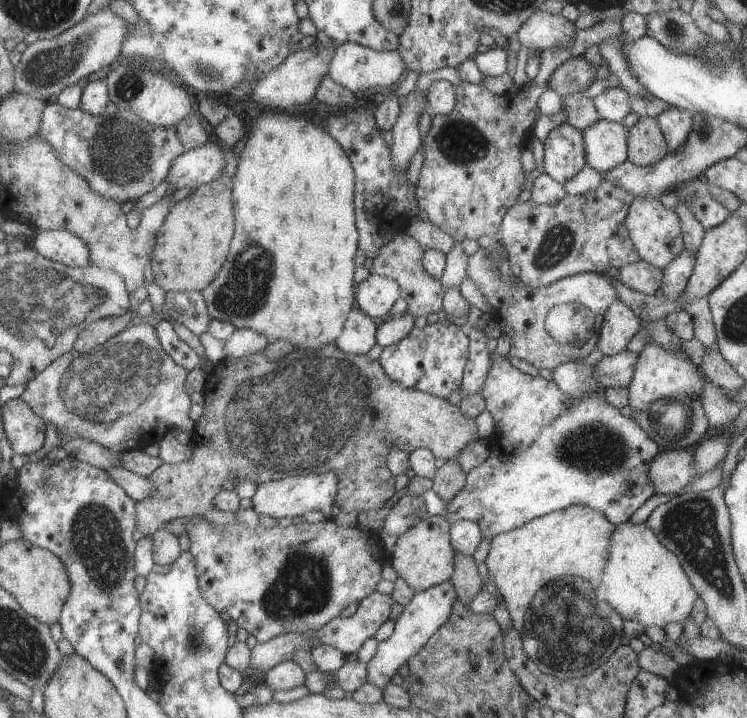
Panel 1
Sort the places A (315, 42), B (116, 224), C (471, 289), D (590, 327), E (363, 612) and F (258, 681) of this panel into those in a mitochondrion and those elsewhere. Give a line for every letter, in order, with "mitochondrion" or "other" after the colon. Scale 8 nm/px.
A: other
B: other
C: other
D: mitochondrion
E: other
F: other

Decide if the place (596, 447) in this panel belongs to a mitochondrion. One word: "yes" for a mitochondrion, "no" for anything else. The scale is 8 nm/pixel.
yes

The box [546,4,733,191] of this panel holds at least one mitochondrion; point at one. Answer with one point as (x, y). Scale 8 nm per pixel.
(675, 32)

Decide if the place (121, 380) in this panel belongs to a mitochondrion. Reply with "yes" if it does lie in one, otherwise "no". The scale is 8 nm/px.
yes

